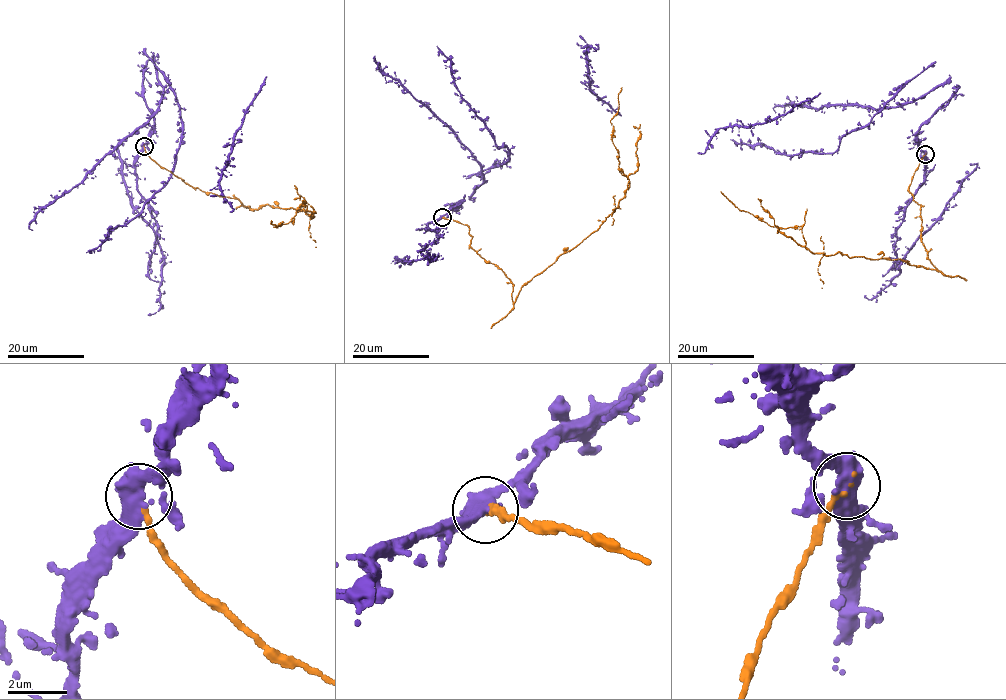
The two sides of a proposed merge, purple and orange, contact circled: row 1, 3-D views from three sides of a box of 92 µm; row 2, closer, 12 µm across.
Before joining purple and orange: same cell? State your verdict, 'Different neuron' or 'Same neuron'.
Different neuron

